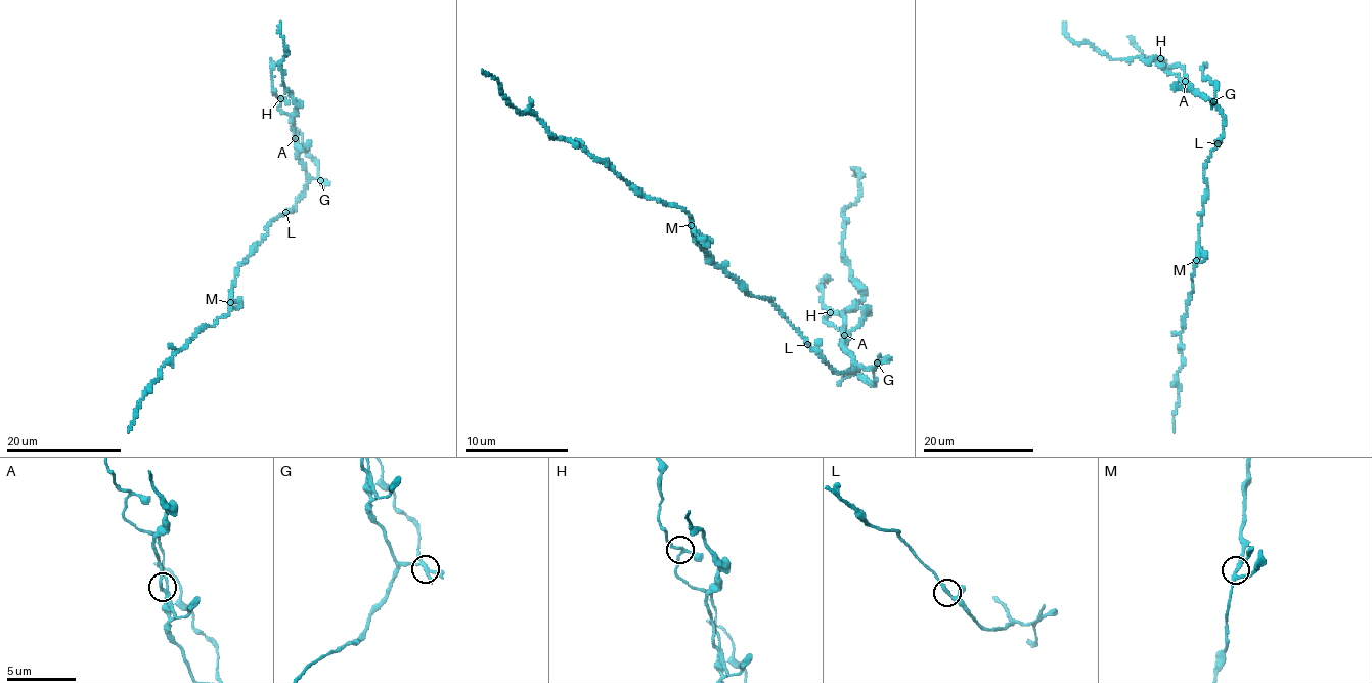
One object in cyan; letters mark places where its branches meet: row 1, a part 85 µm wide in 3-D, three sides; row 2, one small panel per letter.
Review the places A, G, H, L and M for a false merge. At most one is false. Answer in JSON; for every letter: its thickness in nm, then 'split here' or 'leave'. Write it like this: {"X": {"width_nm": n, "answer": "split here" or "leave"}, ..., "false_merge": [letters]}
{"A": {"width_nm": 200, "answer": "leave"}, "G": {"width_nm": 200, "answer": "split here"}, "H": {"width_nm": 180, "answer": "leave"}, "L": {"width_nm": 200, "answer": "leave"}, "M": {"width_nm": 200, "answer": "leave"}, "false_merge": ["G"]}

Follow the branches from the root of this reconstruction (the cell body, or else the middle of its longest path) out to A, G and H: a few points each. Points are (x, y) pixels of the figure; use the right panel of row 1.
A: (1203, 172), (1222, 137), (1225, 117), (1215, 105), (1185, 81)
G: (1203, 172), (1224, 131), (1225, 117), (1212, 101)
H: (1203, 172), (1222, 137), (1225, 117), (1193, 89), (1185, 70), (1170, 68), (1160, 58)

